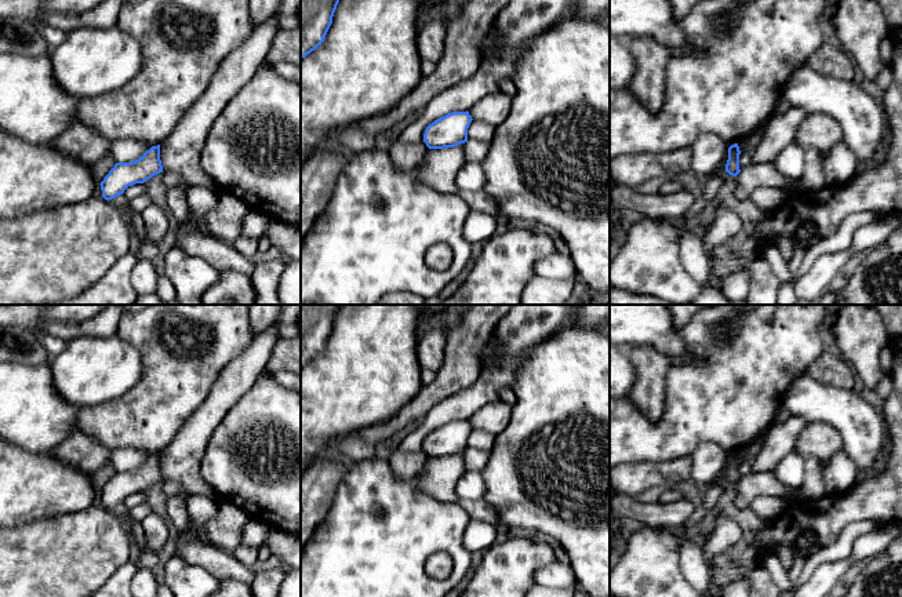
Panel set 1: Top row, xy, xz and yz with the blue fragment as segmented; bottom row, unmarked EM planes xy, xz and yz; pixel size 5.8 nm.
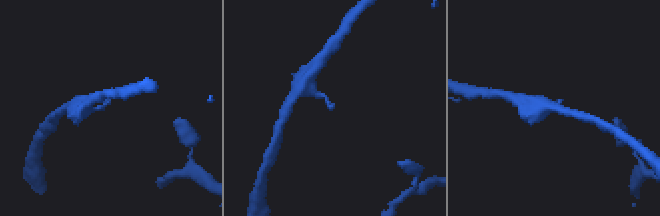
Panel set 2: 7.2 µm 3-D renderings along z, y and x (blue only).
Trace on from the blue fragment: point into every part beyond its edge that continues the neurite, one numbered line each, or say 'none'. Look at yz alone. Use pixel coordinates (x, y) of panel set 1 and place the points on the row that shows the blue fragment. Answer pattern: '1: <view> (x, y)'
none

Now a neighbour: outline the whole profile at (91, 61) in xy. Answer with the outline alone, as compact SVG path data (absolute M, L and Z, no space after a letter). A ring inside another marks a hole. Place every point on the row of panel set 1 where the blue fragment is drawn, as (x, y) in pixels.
M119 25L77 28L48 57L57 83L80 99L119 90L142 65L141 44Z

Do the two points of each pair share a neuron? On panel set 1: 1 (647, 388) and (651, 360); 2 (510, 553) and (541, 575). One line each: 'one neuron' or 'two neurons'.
1: one neuron
2: two neurons

